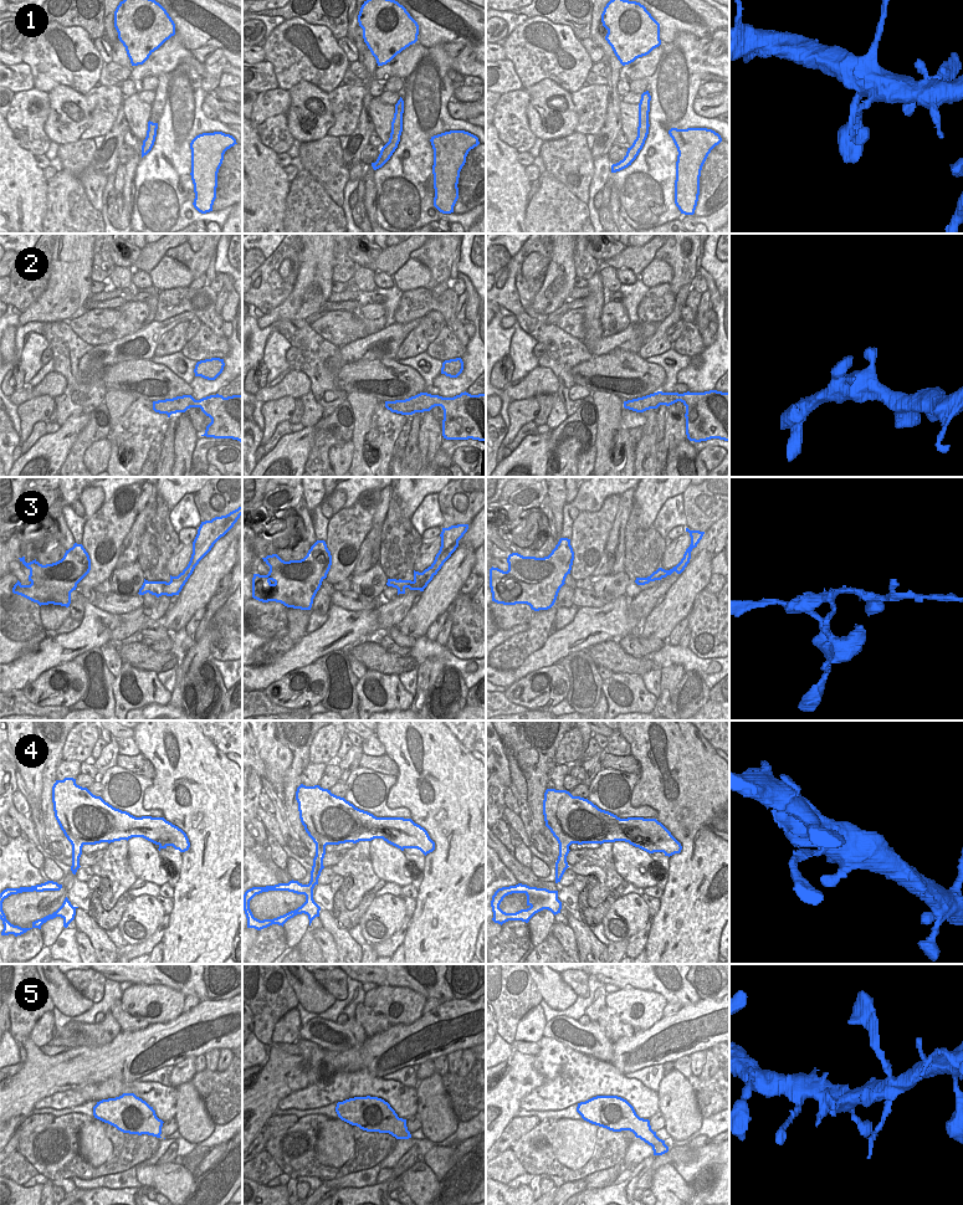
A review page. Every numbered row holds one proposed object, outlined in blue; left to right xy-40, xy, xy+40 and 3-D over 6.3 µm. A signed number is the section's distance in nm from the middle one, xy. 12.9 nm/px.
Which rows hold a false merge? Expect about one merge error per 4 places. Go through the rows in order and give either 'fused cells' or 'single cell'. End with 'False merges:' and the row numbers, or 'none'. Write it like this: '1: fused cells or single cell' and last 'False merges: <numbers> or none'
1: single cell
2: single cell
3: single cell
4: fused cells
5: single cell
False merges: 4

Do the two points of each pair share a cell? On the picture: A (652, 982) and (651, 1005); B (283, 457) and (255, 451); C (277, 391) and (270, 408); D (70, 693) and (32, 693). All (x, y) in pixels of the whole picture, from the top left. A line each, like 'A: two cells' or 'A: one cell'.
A: two cells
B: two cells
C: two cells
D: one cell

